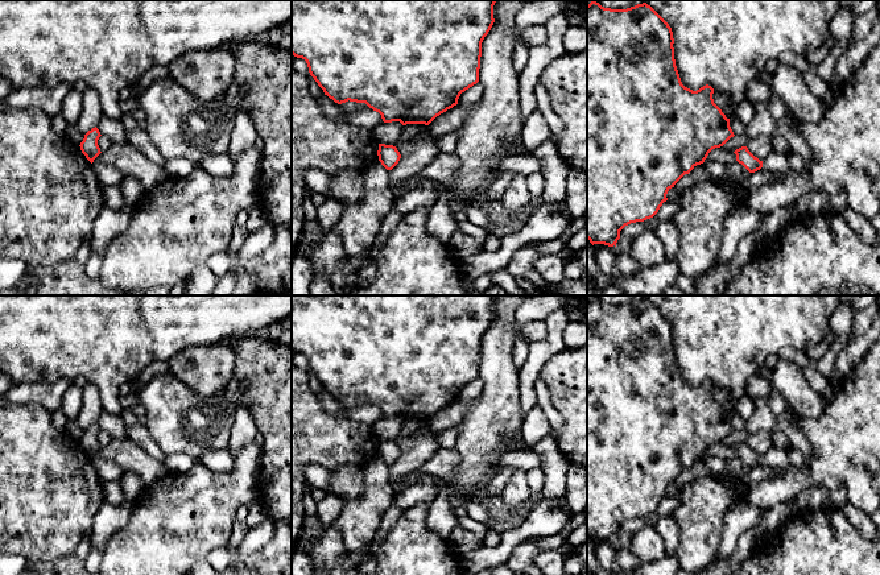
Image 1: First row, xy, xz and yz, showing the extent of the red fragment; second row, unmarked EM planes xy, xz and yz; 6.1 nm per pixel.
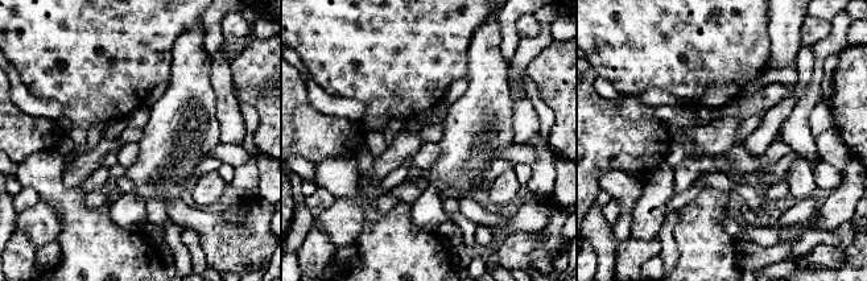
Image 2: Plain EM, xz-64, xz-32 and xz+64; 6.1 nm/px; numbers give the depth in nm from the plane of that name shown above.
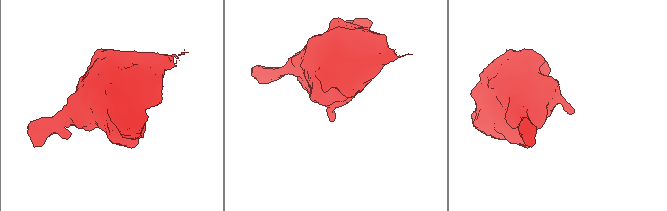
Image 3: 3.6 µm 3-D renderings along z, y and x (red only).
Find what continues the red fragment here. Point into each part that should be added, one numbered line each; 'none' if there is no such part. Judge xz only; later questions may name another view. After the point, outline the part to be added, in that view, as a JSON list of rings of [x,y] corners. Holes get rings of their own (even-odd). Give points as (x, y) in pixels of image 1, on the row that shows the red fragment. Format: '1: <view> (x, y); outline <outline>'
none

